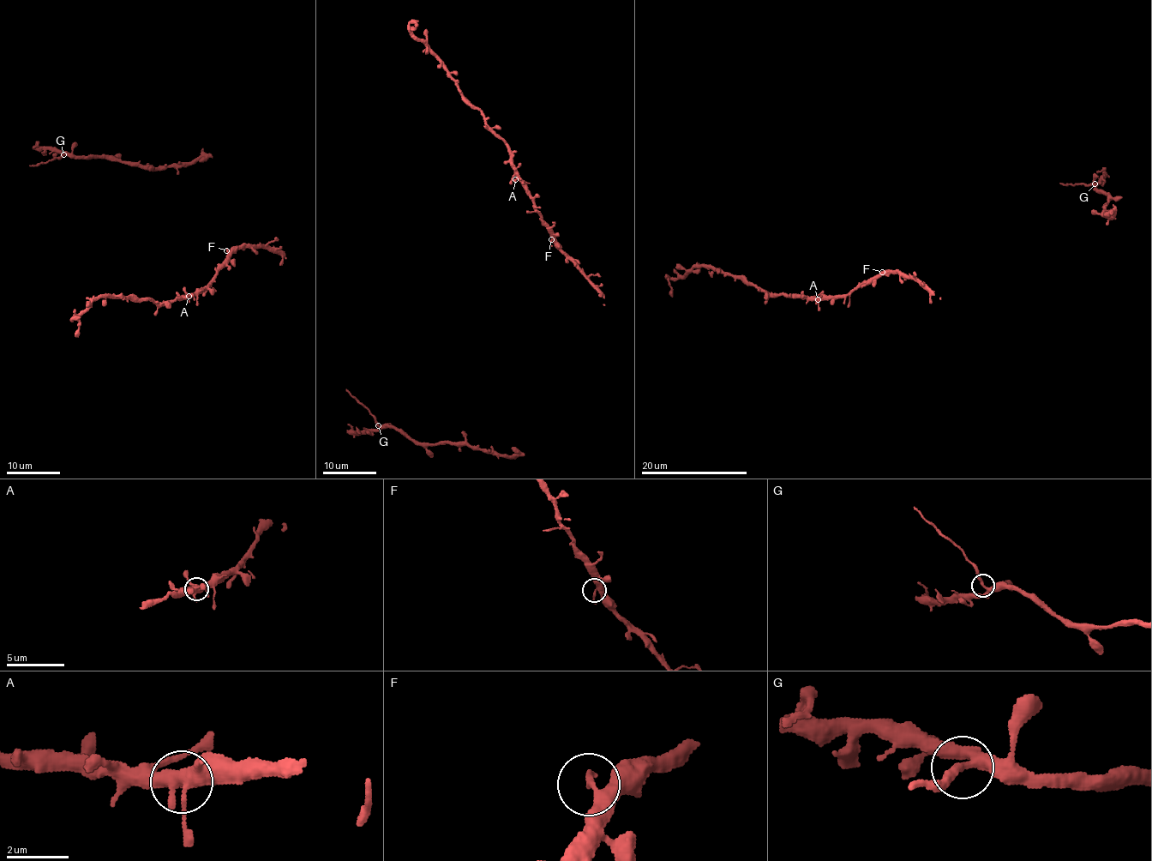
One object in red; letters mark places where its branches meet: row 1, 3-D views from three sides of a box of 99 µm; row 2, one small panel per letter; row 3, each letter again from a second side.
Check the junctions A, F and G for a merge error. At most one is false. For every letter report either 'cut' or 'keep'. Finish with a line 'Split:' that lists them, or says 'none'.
A: keep
F: keep
G: cut
Split: G

